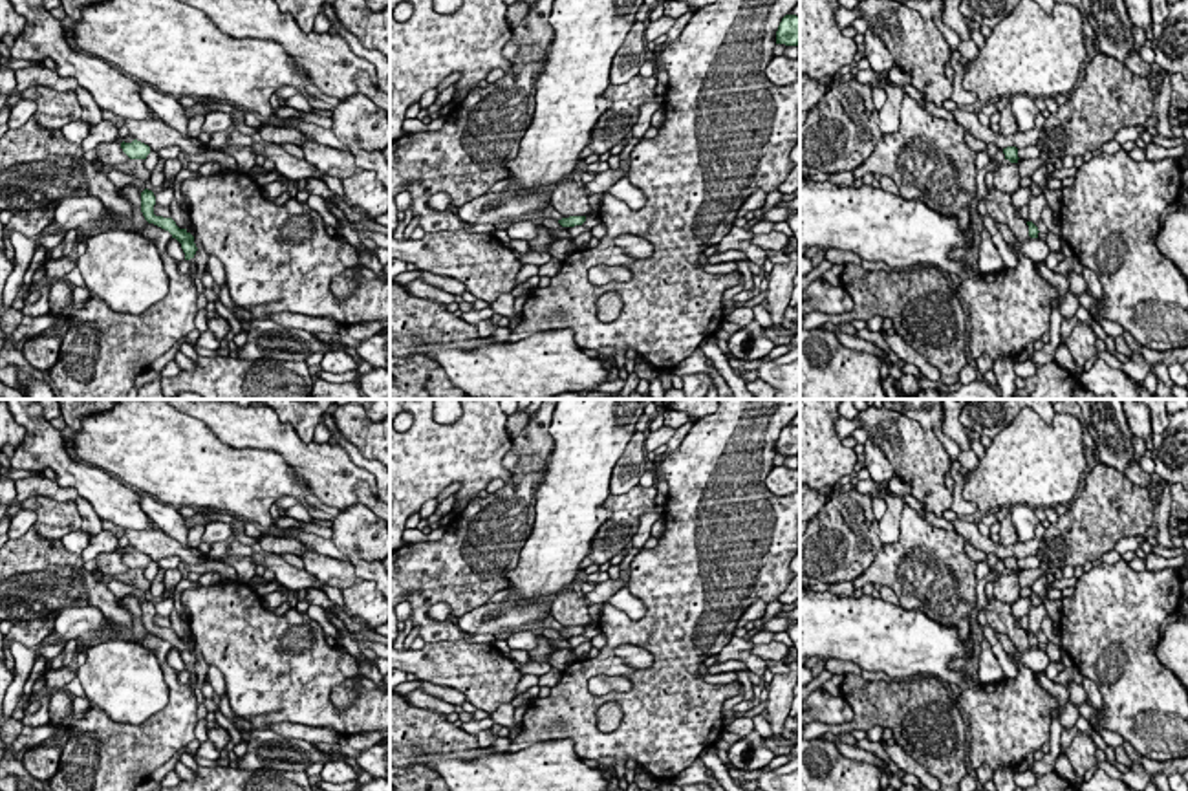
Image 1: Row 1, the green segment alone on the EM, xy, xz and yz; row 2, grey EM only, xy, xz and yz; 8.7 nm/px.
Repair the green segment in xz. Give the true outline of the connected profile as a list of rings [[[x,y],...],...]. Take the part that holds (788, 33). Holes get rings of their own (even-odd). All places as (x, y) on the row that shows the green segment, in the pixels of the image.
[[[785,15],[776,31],[776,44],[798,46],[800,44],[800,16]]]

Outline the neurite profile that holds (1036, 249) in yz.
[[[1029,238],[1023,245],[1021,245],[1021,255],[1025,255],[1027,258],[1031,258],[1034,264],[1043,262],[1051,249],[1047,245],[1047,242],[1038,240],[1038,238]]]

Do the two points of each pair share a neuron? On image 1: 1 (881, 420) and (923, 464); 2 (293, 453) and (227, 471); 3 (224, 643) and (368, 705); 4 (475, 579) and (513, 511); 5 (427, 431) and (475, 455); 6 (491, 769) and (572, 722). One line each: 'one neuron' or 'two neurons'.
1: one neuron
2: two neurons
3: one neuron
4: one neuron
5: one neuron
6: two neurons

